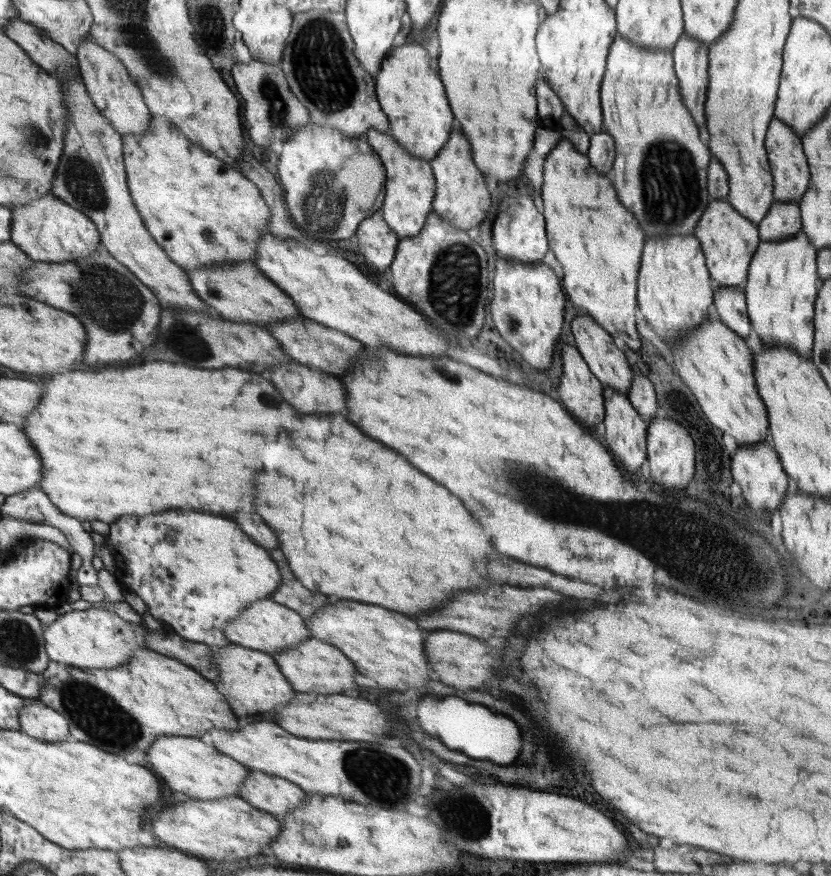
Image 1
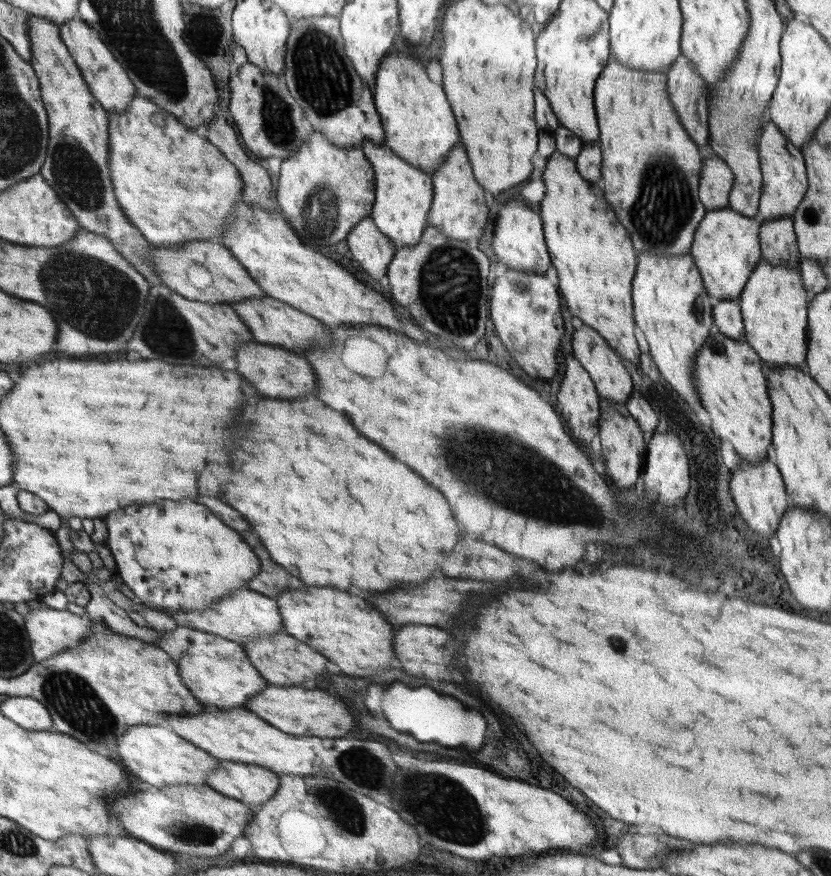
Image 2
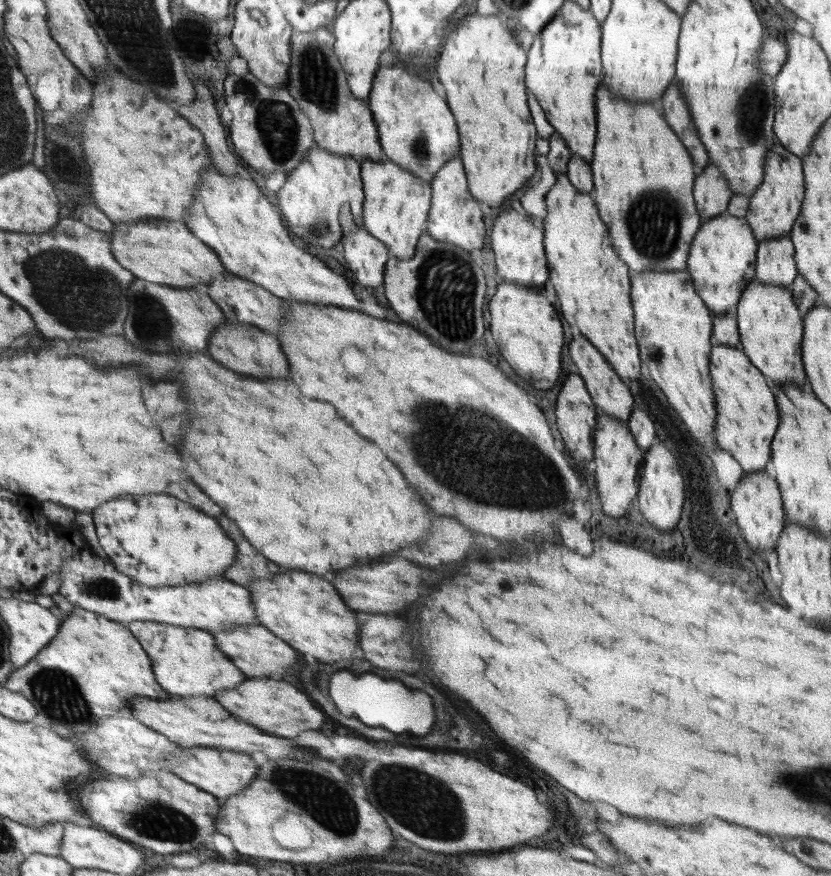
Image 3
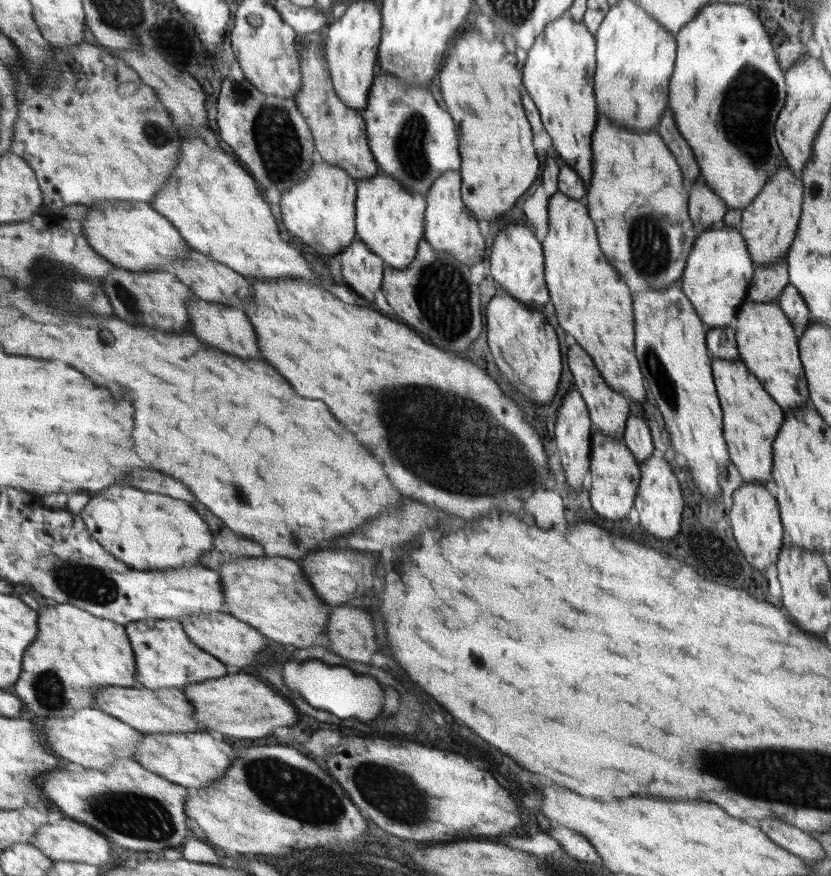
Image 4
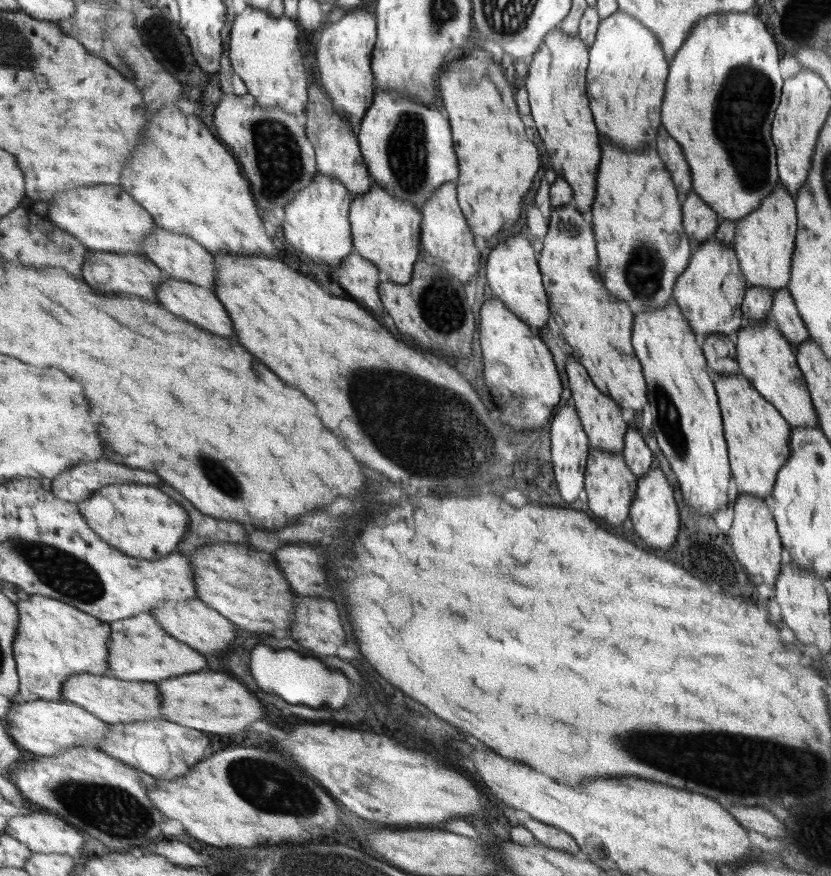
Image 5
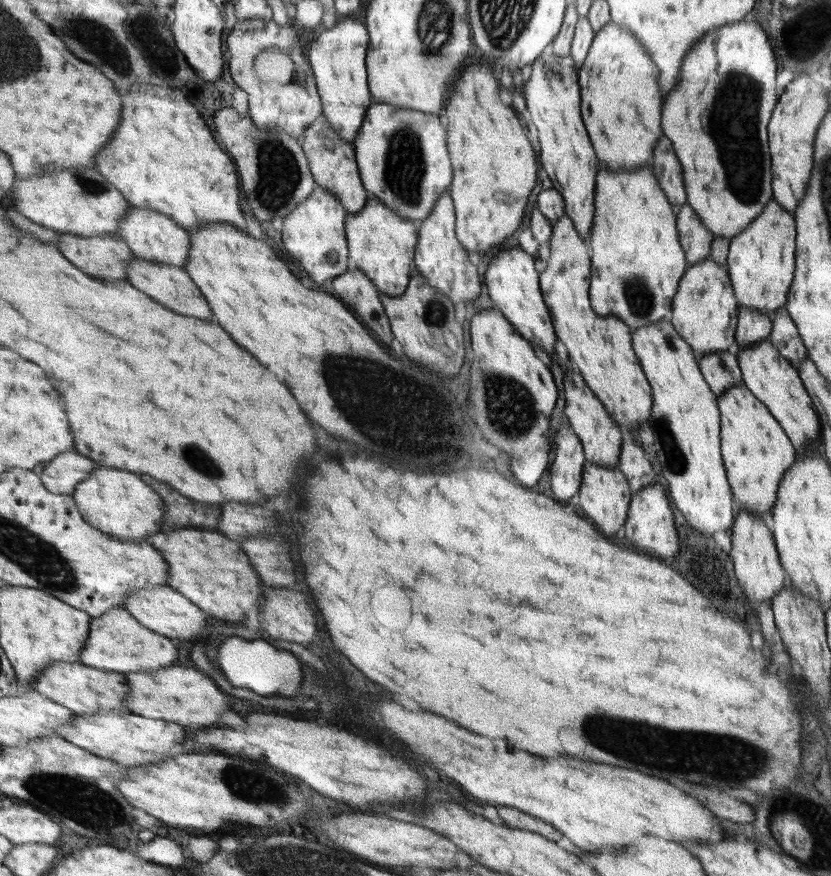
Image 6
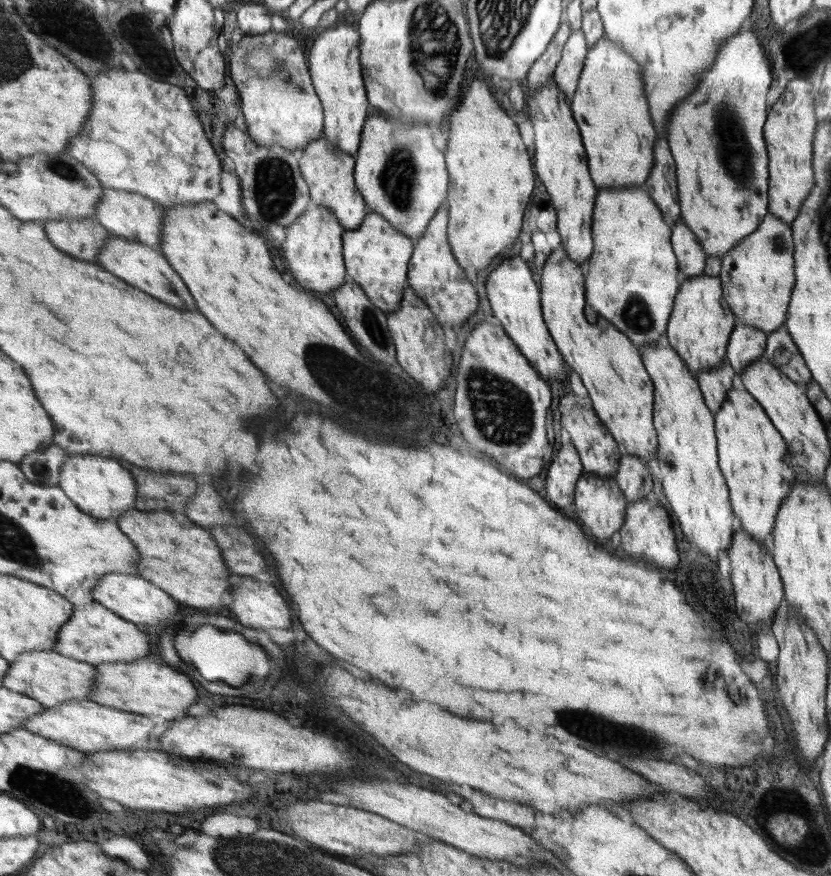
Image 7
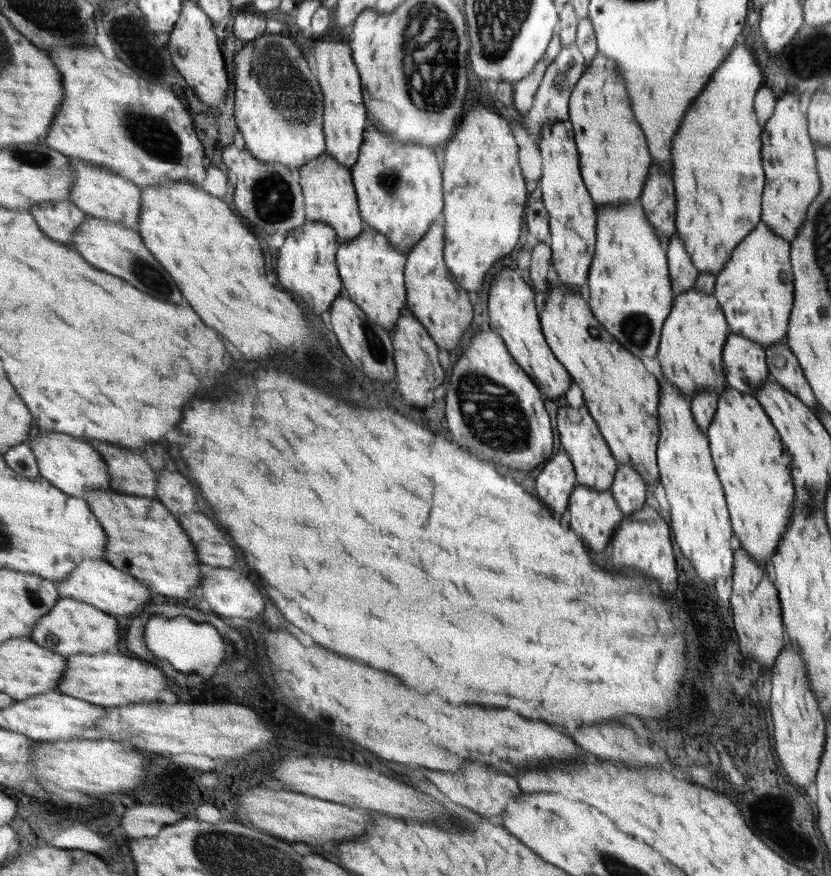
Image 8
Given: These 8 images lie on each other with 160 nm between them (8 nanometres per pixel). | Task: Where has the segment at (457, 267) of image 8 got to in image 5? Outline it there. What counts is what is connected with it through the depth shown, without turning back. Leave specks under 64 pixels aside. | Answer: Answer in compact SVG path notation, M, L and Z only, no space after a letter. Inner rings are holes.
M474 48L454 64L448 64L446 72L440 76L440 94L444 100L444 108L448 110L454 150L460 164L457 201L460 202L459 207L466 218L466 224L475 236L483 236L488 240L500 234L506 224L516 225L524 196L528 194L530 184L538 172L540 154L534 142L528 140L526 128L518 116L514 92L504 76L504 70L492 60L490 52Z

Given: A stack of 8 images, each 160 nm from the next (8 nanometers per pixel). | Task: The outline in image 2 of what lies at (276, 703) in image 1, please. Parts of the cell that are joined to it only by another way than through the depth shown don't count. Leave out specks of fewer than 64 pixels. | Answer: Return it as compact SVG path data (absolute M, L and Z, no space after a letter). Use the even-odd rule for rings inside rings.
M176 626L174 631L158 632L158 634L160 634L160 639L157 640L156 646L165 650L179 664L179 673L183 678L183 683L205 707L244 709L247 700L262 692L269 684L255 667L254 662L250 660L241 643L232 642L230 639L221 638L220 635L209 634L185 626Z

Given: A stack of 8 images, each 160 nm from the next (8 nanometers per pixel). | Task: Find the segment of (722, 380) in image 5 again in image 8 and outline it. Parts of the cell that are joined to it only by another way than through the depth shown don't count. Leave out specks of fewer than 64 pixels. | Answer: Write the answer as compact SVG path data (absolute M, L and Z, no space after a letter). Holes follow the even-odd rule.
M730 386L719 395L717 411L705 433L725 492L733 532L758 566L768 566L766 559L775 553L795 504L792 462L781 436L753 395Z

